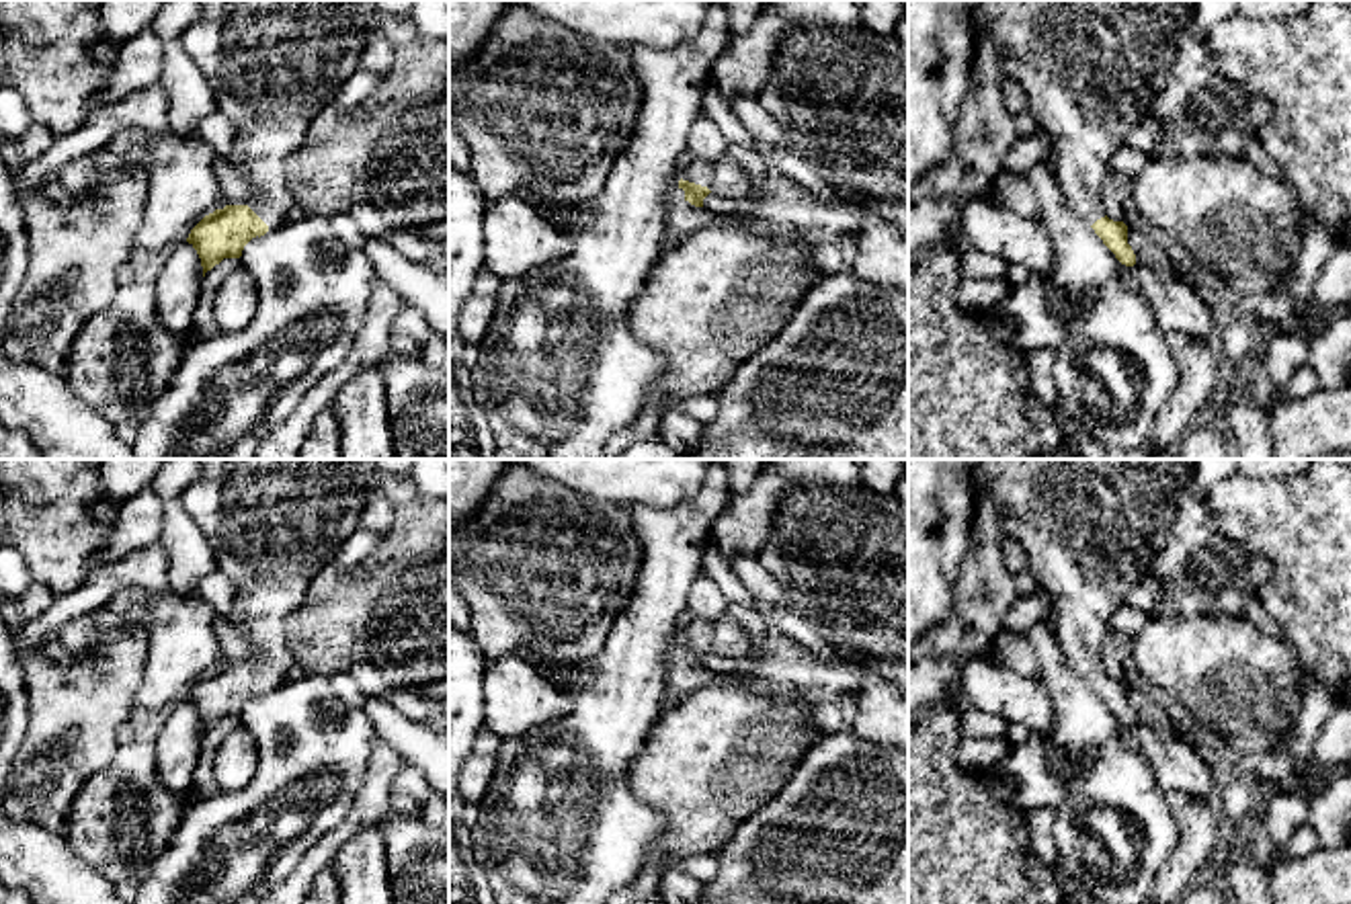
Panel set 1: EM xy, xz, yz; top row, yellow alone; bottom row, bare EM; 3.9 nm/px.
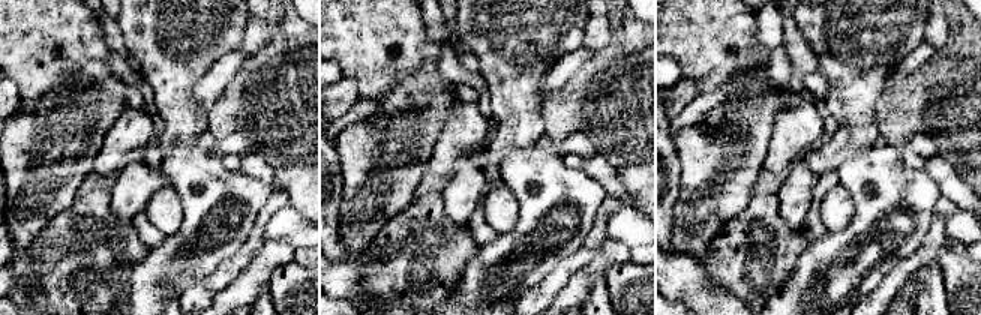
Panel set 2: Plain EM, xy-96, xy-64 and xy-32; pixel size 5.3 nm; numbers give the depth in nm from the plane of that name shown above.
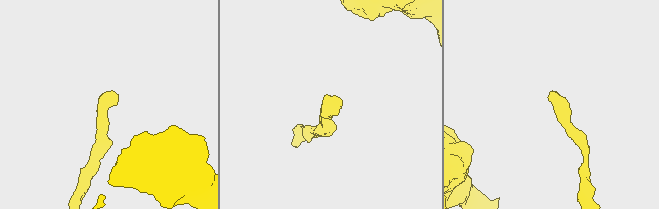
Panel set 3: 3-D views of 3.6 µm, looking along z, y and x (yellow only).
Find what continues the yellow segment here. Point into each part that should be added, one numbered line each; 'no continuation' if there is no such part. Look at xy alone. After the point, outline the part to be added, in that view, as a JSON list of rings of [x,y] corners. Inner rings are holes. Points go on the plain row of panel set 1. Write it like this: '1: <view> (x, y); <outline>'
1: xy (273, 523); [[[199,459],[199,478],[180,502],[215,553],[215,570],[236,588],[226,613],[254,646],[244,662],[269,687],[285,681],[295,664],[285,621],[305,601],[322,568],[361,527],[369,492],[381,478],[375,459]]]

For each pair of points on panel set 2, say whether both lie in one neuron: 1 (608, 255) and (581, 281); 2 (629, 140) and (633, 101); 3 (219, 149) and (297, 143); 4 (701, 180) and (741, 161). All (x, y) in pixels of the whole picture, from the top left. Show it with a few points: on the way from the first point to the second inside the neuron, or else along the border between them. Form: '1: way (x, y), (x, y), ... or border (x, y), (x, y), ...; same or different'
1: way (602, 260), (587, 275); same
2: way (629, 131), (633, 110); same
3: border (239, 131), (252, 143), (255, 152); different
4: way (711, 176), (726, 161), (731, 161); same

